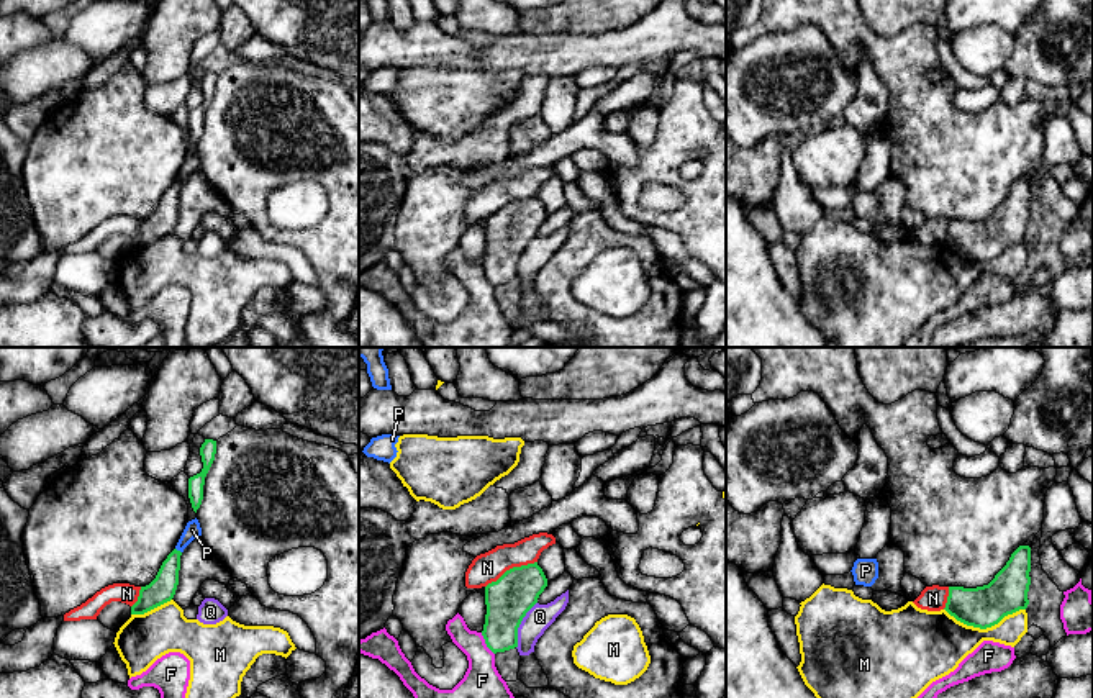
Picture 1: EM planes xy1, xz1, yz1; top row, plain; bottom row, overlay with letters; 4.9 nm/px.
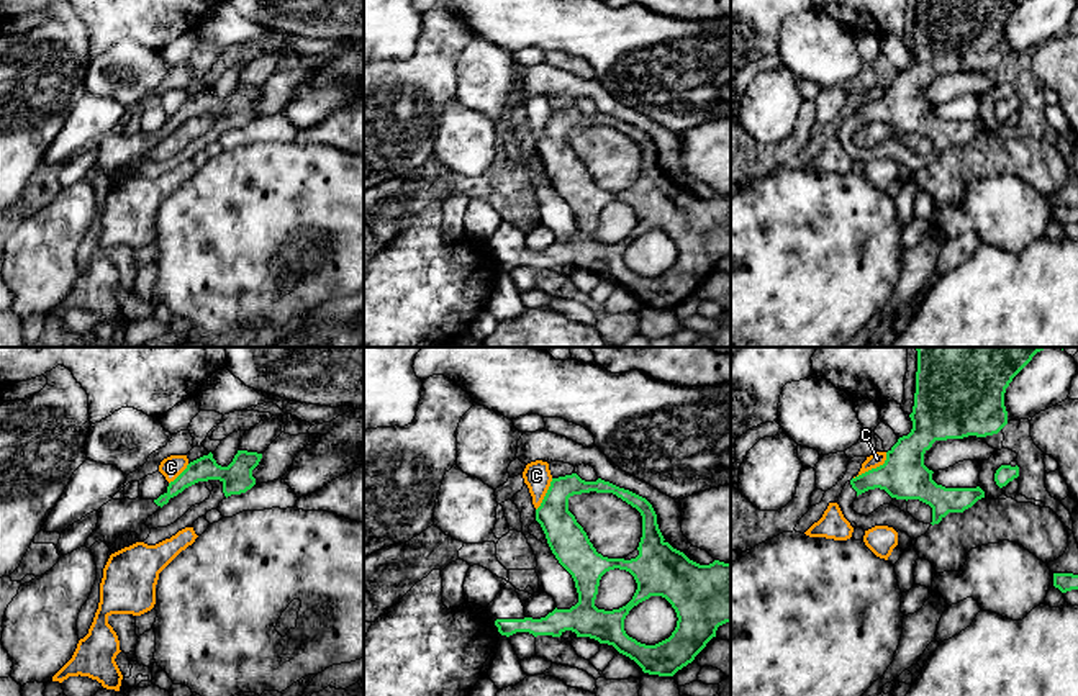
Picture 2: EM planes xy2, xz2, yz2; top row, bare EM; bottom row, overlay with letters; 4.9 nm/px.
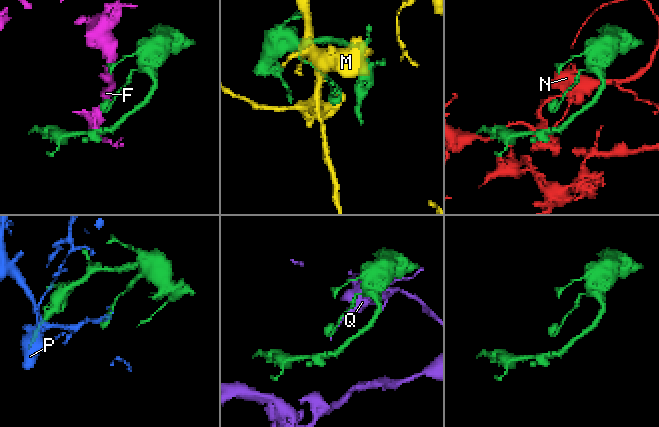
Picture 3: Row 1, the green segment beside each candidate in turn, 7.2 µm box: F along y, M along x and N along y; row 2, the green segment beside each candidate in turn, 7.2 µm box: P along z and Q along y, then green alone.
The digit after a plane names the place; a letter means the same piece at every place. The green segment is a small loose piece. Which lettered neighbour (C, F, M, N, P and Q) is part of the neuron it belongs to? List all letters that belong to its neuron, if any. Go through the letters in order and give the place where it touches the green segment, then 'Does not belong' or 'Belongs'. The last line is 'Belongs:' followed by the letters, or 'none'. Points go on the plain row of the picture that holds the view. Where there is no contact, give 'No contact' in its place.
C: Touches green at yz2 (874, 102). Does not belong
F: Touches green at xz1 (485, 276). Does not belong
M: Touches green at yz1 (985, 261). Does not belong
N: Touches green at xz1 (510, 202). Does not belong
P: Touches green at xy1 (179, 184). Does not belong
Q: Touches green at xz1 (520, 256). Does not belong
Belongs: none

